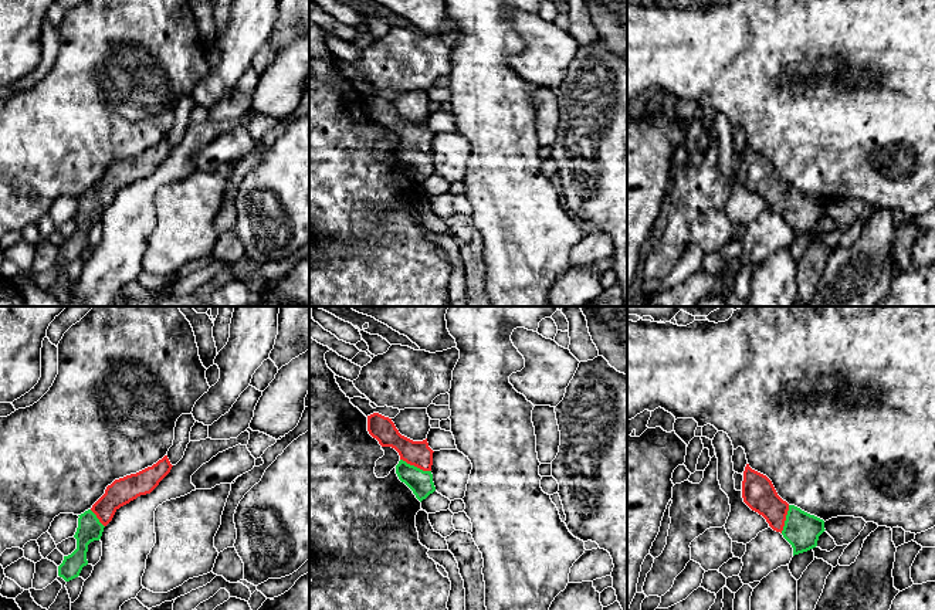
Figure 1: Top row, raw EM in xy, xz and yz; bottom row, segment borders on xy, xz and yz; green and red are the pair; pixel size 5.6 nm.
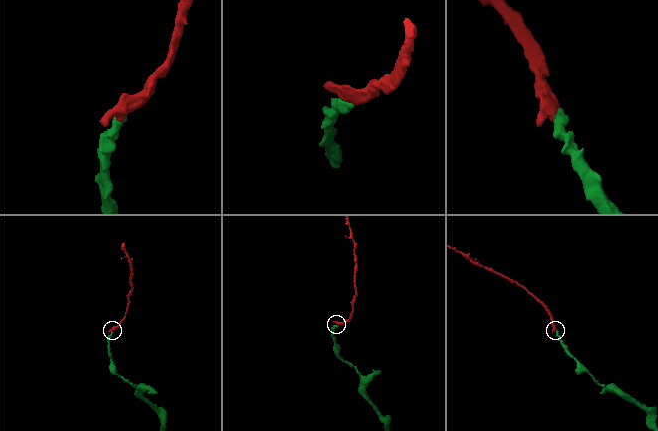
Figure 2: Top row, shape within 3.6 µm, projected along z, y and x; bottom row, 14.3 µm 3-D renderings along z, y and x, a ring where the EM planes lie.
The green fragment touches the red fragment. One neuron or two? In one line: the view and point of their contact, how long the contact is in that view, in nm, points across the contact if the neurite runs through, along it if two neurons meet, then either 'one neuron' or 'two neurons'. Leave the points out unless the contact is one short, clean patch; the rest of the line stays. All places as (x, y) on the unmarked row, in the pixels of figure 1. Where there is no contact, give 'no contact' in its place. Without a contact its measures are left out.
meets green in xz at (416, 149); contact 190 nm long; runs through xz (419, 163), (416, 149), (416, 135); one neuron

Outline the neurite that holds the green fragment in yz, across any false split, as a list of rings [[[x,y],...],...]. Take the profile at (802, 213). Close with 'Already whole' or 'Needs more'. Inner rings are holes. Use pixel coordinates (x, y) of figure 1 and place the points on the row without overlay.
[[[746,146],[742,163],[743,184],[762,197],[769,209],[792,227],[793,238],[817,228],[824,203],[783,183],[772,163]]]. Needs more

